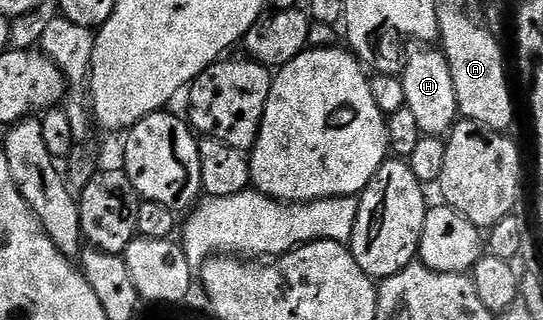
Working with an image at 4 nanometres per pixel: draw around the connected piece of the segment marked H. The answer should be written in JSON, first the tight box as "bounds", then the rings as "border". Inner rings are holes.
{"bounds":[400,41,459,136],"border":[[[411,41],[404,50],[404,65],[400,75],[404,84],[404,100],[412,111],[416,125],[423,136],[446,136],[459,121],[456,84],[452,84],[452,72],[446,59],[437,45]]]}

